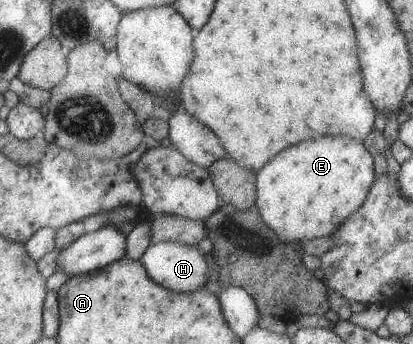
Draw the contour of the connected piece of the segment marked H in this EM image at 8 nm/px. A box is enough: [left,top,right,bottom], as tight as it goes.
[139,242,210,292]

